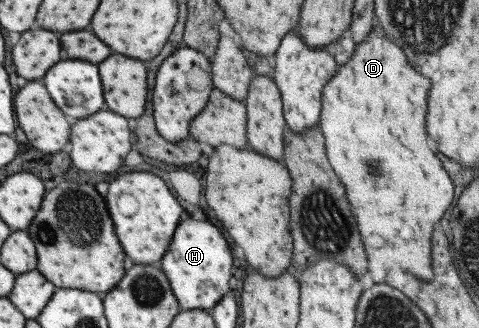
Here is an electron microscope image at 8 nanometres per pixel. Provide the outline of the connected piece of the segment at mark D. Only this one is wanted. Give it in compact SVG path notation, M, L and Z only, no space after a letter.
M373 26L371 28L371 32L369 34L365 35L365 40L361 40L359 44L355 44L355 48L353 48L353 54L351 54L351 58L347 58L347 62L345 64L341 64L341 66L337 65L337 70L335 70L335 74L333 74L333 78L329 78L325 84L323 84L323 88L321 88L321 111L319 112L319 127L320 132L323 137L324 141L324 150L326 153L326 159L328 160L328 163L330 164L330 167L332 170L337 174L337 178L339 178L339 181L345 185L345 196L347 197L347 201L349 201L349 205L351 205L351 213L353 213L353 217L355 217L355 221L357 221L357 227L359 227L359 235L361 235L361 239L363 239L363 245L367 247L365 251L367 251L367 259L371 259L371 269L368 269L367 271L370 272L371 279L374 280L374 283L383 283L383 278L385 278L385 275L383 275L383 267L401 267L403 271L407 271L407 273L411 273L411 275L414 275L415 277L421 277L423 281L427 281L431 279L431 265L429 265L429 233L431 233L431 227L437 223L437 219L443 215L443 211L447 209L447 205L449 205L449 201L451 201L451 197L453 197L453 187L451 187L451 179L447 179L447 173L445 173L445 169L439 165L441 161L433 155L433 151L427 147L427 135L425 135L425 125L423 125L423 117L425 117L425 97L427 97L427 91L429 91L429 83L427 83L427 77L423 77L421 73L417 73L407 61L405 61L405 55L403 55L403 51L397 47L397 45L393 45L387 37L383 37L383 31L379 29L379 27Z

